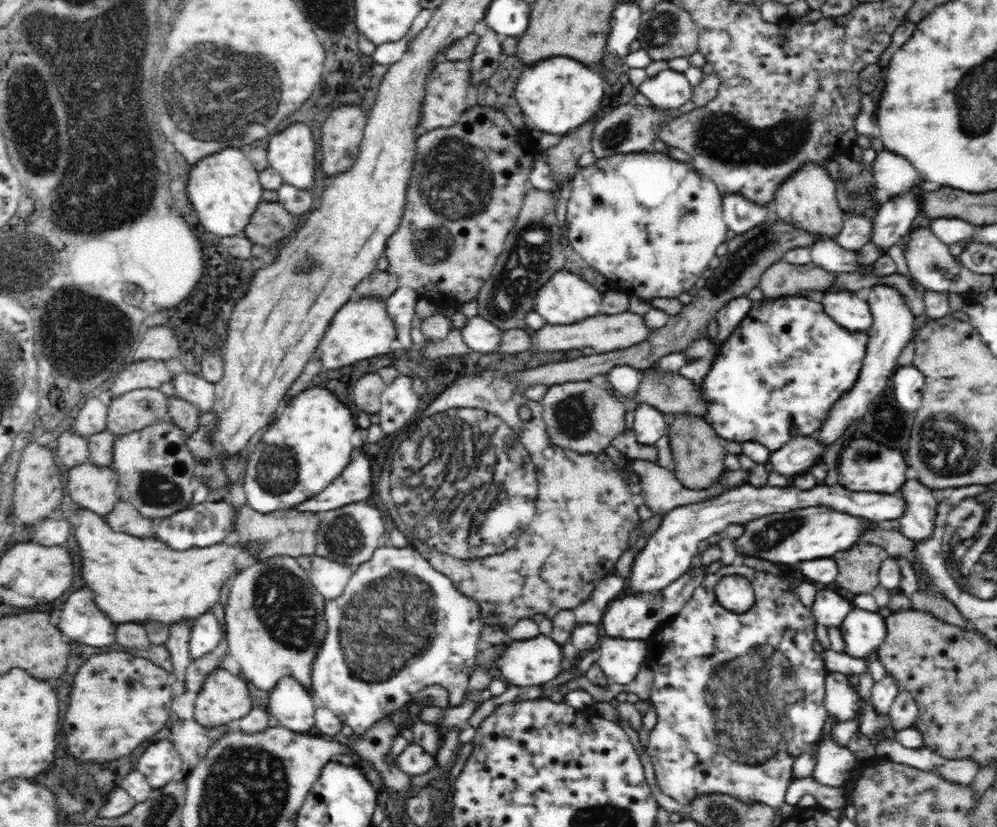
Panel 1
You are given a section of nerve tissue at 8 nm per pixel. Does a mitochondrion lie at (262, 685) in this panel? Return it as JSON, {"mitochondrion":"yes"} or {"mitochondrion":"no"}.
{"mitochondrion":"no"}

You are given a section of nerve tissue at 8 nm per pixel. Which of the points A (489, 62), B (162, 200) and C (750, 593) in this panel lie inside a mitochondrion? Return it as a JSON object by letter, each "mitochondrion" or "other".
{"A":"other","B":"other","C":"other"}

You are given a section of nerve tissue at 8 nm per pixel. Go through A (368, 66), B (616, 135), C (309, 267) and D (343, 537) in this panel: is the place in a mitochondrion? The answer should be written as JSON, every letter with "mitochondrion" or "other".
{"A":"other","B":"mitochondrion","C":"mitochondrion","D":"mitochondrion"}

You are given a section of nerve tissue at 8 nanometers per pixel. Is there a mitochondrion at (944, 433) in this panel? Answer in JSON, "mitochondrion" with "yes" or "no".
{"mitochondrion":"yes"}

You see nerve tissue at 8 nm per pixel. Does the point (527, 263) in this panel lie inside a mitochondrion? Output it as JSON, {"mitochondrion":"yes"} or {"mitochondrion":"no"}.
{"mitochondrion":"yes"}

